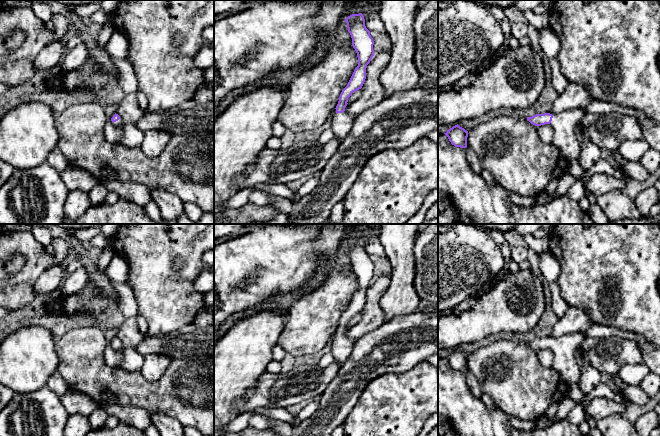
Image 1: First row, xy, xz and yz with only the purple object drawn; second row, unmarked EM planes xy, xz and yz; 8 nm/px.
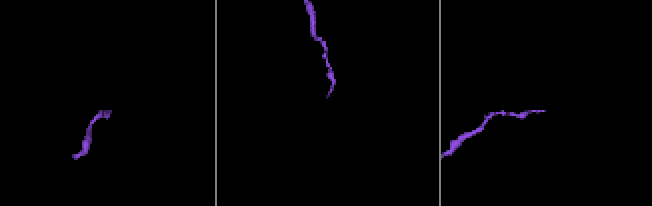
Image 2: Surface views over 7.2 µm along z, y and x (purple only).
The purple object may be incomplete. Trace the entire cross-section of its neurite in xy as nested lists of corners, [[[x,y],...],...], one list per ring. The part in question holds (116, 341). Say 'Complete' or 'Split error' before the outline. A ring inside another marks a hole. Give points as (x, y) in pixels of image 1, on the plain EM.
Split error. [[[118,338],[111,342],[115,350],[123,354],[123,361],[118,366],[125,371],[138,371],[143,365],[143,356],[141,356],[135,349],[126,348]]]

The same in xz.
Split error. [[[352,238],[345,245],[352,262],[352,270],[357,277],[358,290],[355,292],[347,310],[342,314],[335,332],[337,338],[331,343],[331,352],[334,360],[340,365],[351,355],[356,343],[355,340],[350,339],[345,334],[348,322],[353,316],[362,312],[366,303],[367,289],[374,280],[374,265],[370,259],[370,255],[365,250],[363,238]]]

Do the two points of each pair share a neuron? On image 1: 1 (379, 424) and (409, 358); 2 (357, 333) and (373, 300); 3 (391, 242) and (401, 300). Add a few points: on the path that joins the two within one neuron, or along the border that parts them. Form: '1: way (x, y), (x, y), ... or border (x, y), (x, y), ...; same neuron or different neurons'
1: border (422, 361), (404, 372), (379, 375); different neurons
2: way (365, 325), (372, 317), (372, 308); same neuron
3: way (400, 256), (401, 286); same neuron

